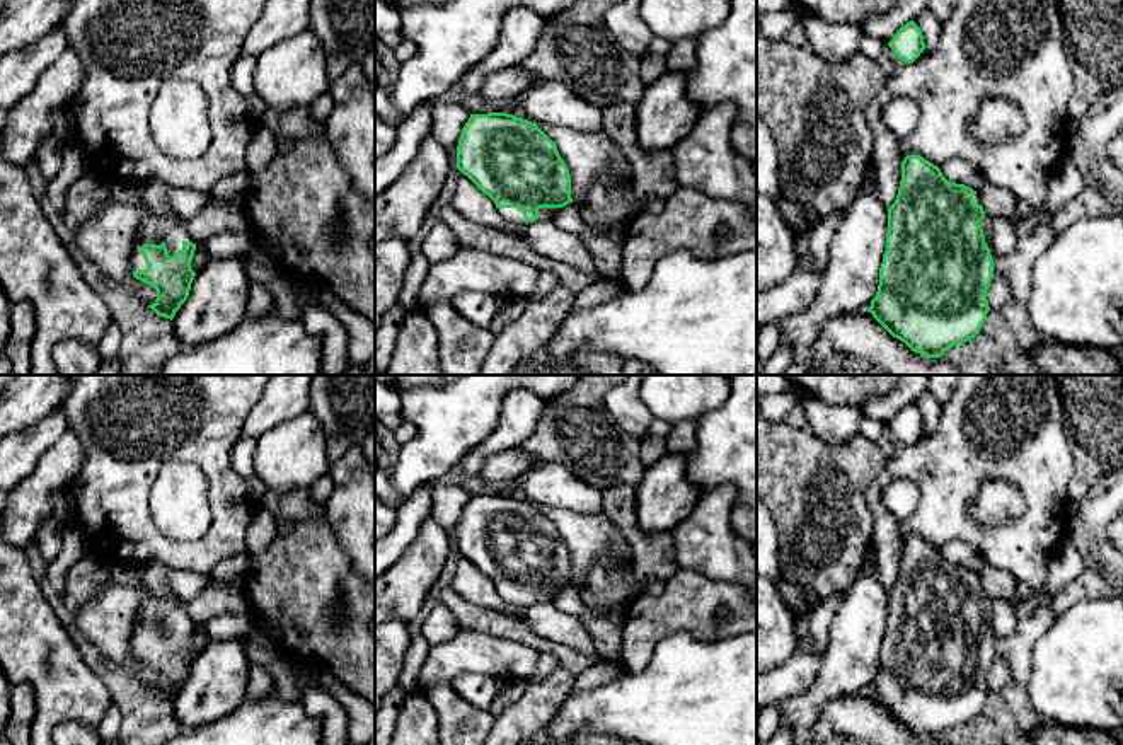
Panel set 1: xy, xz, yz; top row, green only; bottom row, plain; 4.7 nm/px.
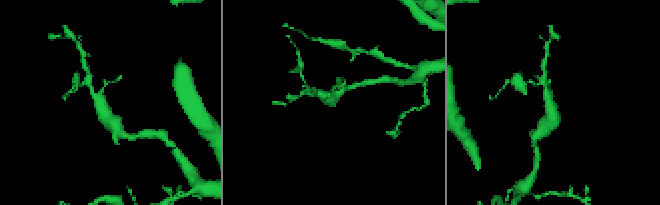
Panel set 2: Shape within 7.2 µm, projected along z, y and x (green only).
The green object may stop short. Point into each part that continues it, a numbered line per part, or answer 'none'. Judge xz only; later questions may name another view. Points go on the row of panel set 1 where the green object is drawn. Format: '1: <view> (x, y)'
1: xz (513, 215)

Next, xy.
1: xy (155, 231)

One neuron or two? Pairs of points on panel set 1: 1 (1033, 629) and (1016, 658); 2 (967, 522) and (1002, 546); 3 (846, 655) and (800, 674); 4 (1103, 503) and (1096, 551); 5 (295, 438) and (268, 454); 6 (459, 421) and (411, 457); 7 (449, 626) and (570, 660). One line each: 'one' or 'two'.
1: one
2: one
3: two
4: one
5: one
6: one
7: two

